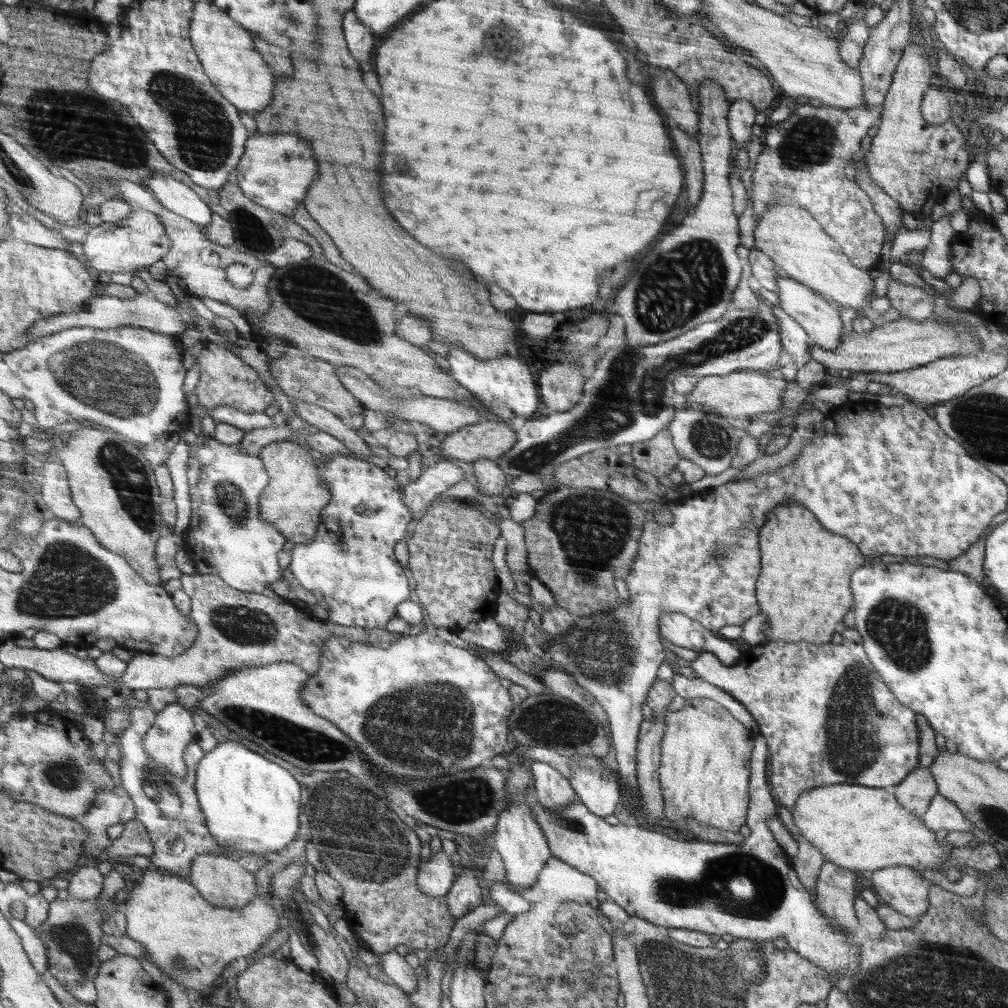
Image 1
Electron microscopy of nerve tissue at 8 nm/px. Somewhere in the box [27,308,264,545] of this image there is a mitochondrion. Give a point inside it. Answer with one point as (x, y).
(101, 375)

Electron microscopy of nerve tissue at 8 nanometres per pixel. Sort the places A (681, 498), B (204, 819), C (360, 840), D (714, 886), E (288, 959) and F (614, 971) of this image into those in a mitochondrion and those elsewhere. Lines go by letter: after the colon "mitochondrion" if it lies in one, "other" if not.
A: other
B: other
C: mitochondrion
D: mitochondrion
E: other
F: other

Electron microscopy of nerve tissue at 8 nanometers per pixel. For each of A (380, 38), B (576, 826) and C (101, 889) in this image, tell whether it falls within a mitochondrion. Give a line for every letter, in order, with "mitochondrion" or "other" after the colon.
A: other
B: mitochondrion
C: other

